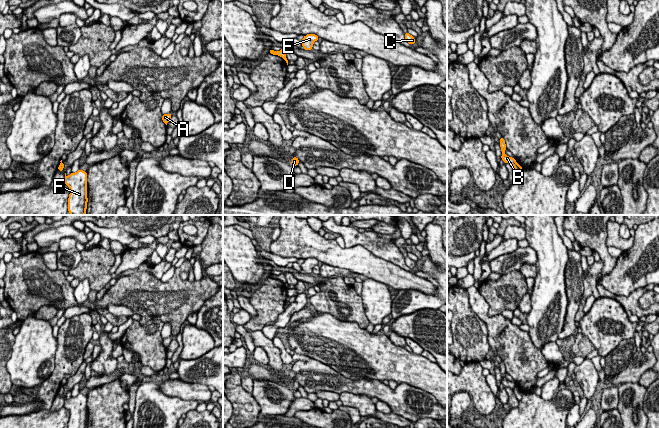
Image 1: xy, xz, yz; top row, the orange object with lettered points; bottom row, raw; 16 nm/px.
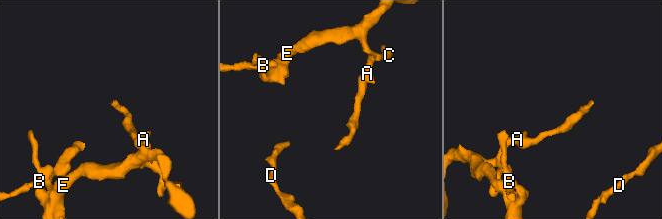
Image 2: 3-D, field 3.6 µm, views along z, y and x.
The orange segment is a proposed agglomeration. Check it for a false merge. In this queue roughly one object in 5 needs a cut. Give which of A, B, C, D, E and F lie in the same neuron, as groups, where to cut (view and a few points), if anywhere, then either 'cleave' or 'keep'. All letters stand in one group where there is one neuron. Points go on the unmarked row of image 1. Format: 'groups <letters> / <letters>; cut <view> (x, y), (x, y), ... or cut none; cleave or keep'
groups A C D E F / B; cut yz (516, 386), (513, 389); cleave

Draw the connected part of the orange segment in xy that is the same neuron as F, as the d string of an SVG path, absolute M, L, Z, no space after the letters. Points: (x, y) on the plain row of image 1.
M79 393L67 400L64 407L70 412L68 428L87 428L87 396Z

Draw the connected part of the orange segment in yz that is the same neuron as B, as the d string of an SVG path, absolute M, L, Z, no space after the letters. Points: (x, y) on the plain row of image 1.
M503 361L500 362L499 365L500 365L501 376L503 377L503 378L501 379L501 383L504 385L504 387L510 387L511 389L514 390L514 388L516 387L516 384L515 384L514 382L509 381L509 380L507 380L507 379L505 378L505 374L506 374L507 372L506 372L506 368L505 368L504 362L503 362Z

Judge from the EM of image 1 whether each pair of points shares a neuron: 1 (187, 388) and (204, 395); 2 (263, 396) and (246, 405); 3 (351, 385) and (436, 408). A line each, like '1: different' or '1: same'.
1: same
2: different
3: same

